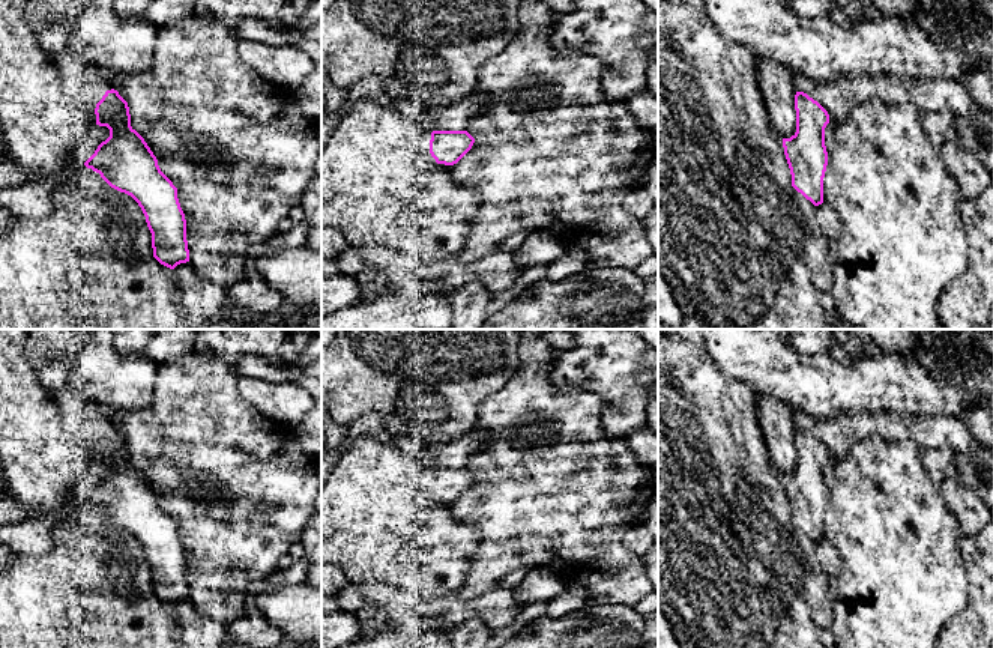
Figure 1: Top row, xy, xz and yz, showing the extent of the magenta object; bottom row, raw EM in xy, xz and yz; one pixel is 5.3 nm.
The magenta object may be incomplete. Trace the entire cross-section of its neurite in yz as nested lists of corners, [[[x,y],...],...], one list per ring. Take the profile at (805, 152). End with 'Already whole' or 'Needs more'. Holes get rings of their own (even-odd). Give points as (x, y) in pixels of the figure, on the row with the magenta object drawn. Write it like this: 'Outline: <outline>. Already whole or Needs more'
Outline: [[[804,92],[795,95],[796,132],[783,138],[792,186],[814,206],[823,203],[823,177],[828,165],[825,128],[828,111]]]. Already whole

